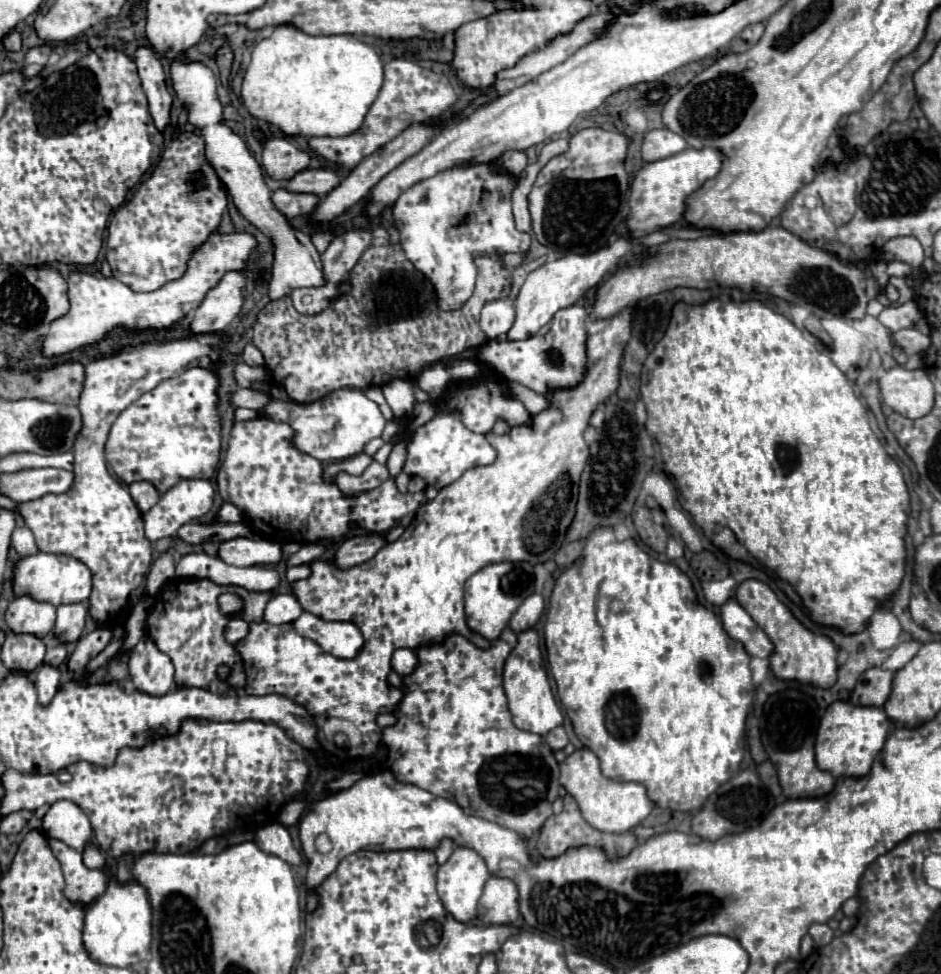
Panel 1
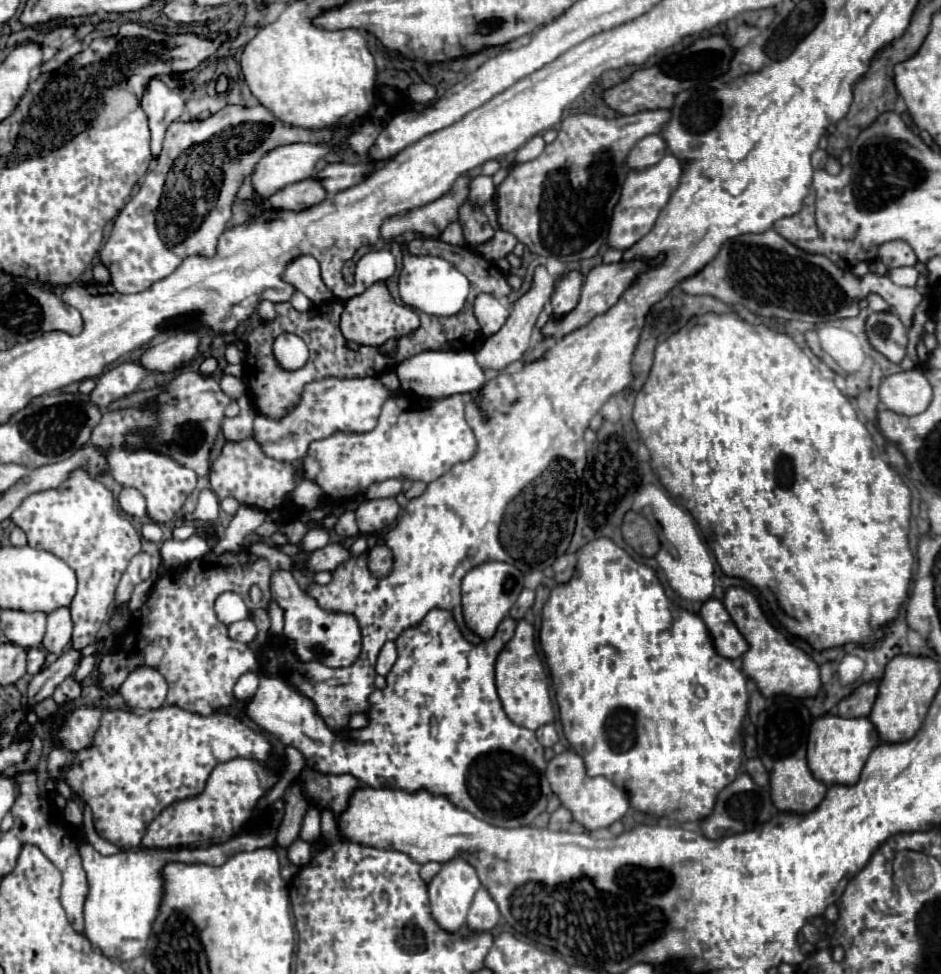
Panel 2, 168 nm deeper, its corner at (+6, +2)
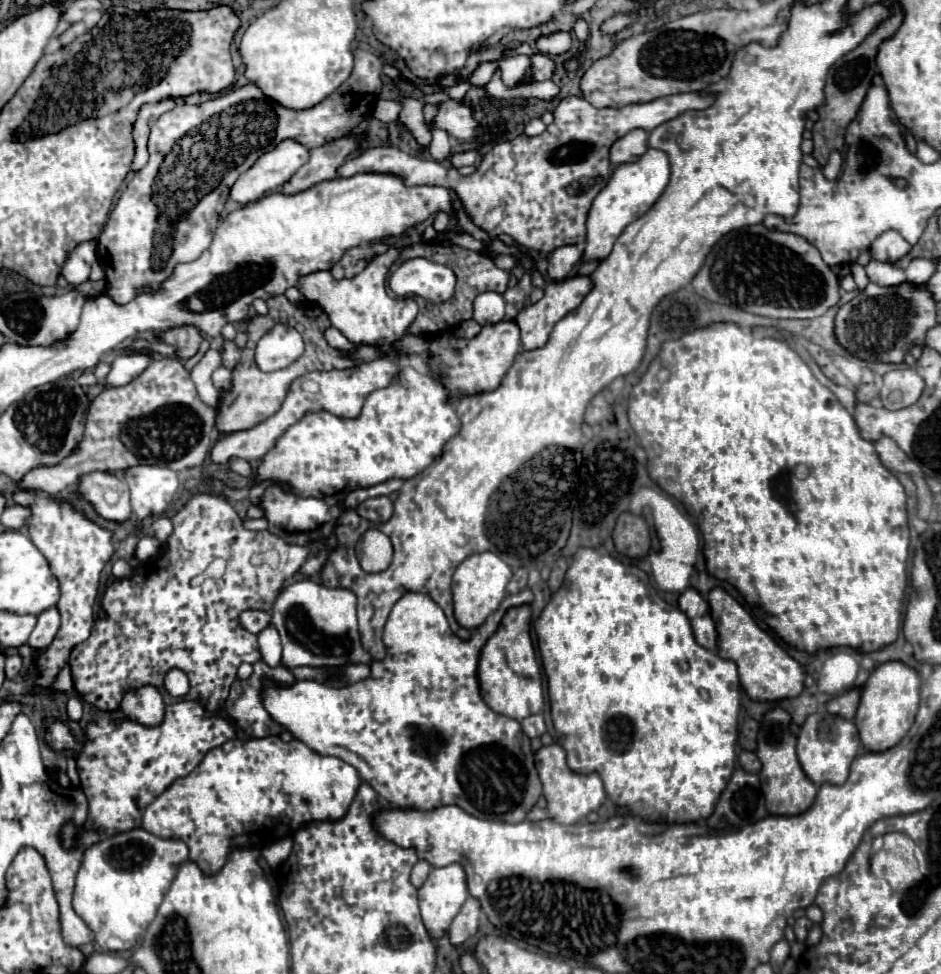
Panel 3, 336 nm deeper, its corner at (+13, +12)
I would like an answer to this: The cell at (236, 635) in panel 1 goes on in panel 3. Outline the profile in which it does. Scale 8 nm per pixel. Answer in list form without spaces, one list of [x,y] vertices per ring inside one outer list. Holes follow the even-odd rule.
[[[244,611],[240,615],[240,623],[250,633],[258,635],[262,629],[266,629],[270,625],[270,613],[266,613],[266,611]]]

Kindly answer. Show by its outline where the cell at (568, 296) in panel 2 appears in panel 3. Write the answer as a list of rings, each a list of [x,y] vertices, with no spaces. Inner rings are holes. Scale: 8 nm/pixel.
[[[574,245],[568,247],[558,247],[552,257],[550,257],[550,265],[548,265],[548,275],[554,281],[562,281],[564,277],[568,277],[568,273],[574,269],[574,263],[578,263],[582,257],[580,249]]]

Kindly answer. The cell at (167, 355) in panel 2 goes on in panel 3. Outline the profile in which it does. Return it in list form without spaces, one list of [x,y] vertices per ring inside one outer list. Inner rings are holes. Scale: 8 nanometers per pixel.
[[[122,353],[112,361],[112,369],[106,375],[106,387],[122,387],[134,381],[150,363],[148,355],[142,353]]]

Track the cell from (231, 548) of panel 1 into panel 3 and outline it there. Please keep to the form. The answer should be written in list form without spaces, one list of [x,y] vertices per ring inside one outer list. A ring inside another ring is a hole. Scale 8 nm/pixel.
[[[144,537],[144,539],[138,541],[138,545],[134,549],[134,557],[138,561],[148,561],[148,559],[152,559],[152,555],[156,555],[160,551],[160,547],[162,547],[162,543],[158,539]]]

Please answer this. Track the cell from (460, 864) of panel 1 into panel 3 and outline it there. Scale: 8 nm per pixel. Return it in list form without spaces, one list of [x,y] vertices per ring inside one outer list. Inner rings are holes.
[[[458,863],[430,871],[426,883],[418,889],[418,903],[424,927],[432,939],[446,935],[466,897],[466,875]]]

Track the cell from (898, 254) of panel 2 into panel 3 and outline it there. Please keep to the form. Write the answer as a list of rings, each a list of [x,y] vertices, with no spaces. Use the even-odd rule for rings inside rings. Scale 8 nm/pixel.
[[[898,231],[882,233],[870,247],[872,259],[888,261],[888,263],[896,263],[898,259],[902,259],[910,251],[912,251],[912,245]]]

